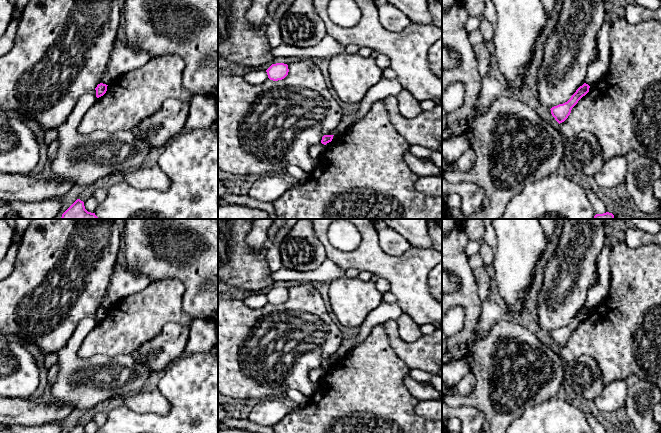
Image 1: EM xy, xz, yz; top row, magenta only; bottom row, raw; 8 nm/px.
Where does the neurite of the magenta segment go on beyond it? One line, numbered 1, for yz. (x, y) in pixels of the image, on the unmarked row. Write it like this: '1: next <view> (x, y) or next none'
1: next none

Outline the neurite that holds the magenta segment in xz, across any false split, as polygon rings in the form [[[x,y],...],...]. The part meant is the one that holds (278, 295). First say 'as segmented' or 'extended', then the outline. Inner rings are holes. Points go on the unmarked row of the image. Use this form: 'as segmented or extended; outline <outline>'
as segmented; outline [[[276,287],[272,288],[266,296],[270,304],[278,305],[284,303],[288,299],[289,293],[287,288]]]

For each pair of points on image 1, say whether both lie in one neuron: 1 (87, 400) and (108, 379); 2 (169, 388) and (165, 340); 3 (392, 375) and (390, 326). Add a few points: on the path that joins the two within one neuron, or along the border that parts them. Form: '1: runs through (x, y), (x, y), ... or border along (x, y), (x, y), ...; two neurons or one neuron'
1: runs through (92, 395), (103, 384); one neuron
2: border along (184, 353), (164, 368); two neurons
3: border along (381, 324), (392, 348), (406, 363); two neurons

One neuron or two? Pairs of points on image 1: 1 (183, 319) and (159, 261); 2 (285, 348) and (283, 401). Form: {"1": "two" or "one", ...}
{"1": "two", "2": "two"}

